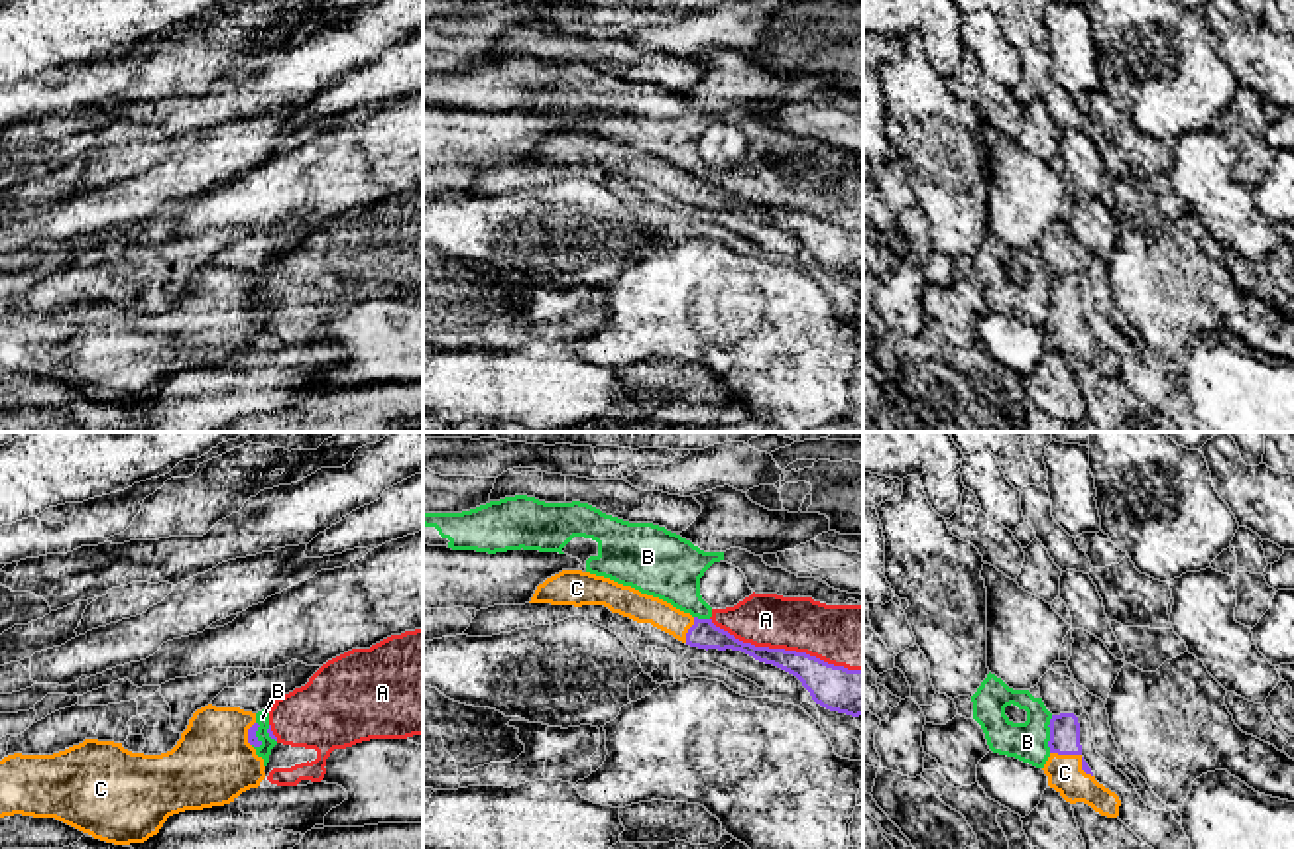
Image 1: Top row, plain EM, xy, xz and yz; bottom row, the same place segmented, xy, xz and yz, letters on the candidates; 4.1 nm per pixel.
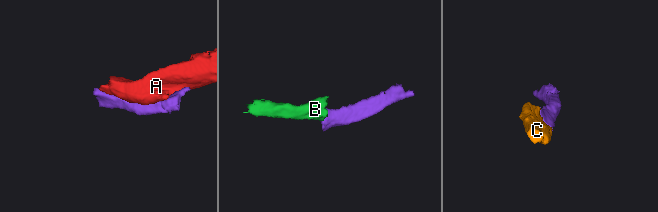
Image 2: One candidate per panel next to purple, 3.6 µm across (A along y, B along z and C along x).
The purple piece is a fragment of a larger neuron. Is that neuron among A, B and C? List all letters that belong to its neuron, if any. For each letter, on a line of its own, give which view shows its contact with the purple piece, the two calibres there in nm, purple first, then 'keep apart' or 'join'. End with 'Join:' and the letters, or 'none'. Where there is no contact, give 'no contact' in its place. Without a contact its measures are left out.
A: xz | 170/260 nm | keep apart
B: yz | 130/160 nm | keep apart
C: yz | 130/150 nm | join
Join: C

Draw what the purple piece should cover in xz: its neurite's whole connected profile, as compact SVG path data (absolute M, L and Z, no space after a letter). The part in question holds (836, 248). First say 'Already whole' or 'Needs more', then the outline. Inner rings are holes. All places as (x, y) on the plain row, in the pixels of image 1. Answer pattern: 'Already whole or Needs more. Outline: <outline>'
Needs more. Outline: M562 130L539 143L529 163L604 165L612 173L637 183L651 183L690 206L741 210L759 222L796 236L822 267L852 277L863 275L863 230L834 226L806 212L743 202L716 187L712 179L692 177L659 157L610 138L582 130Z

